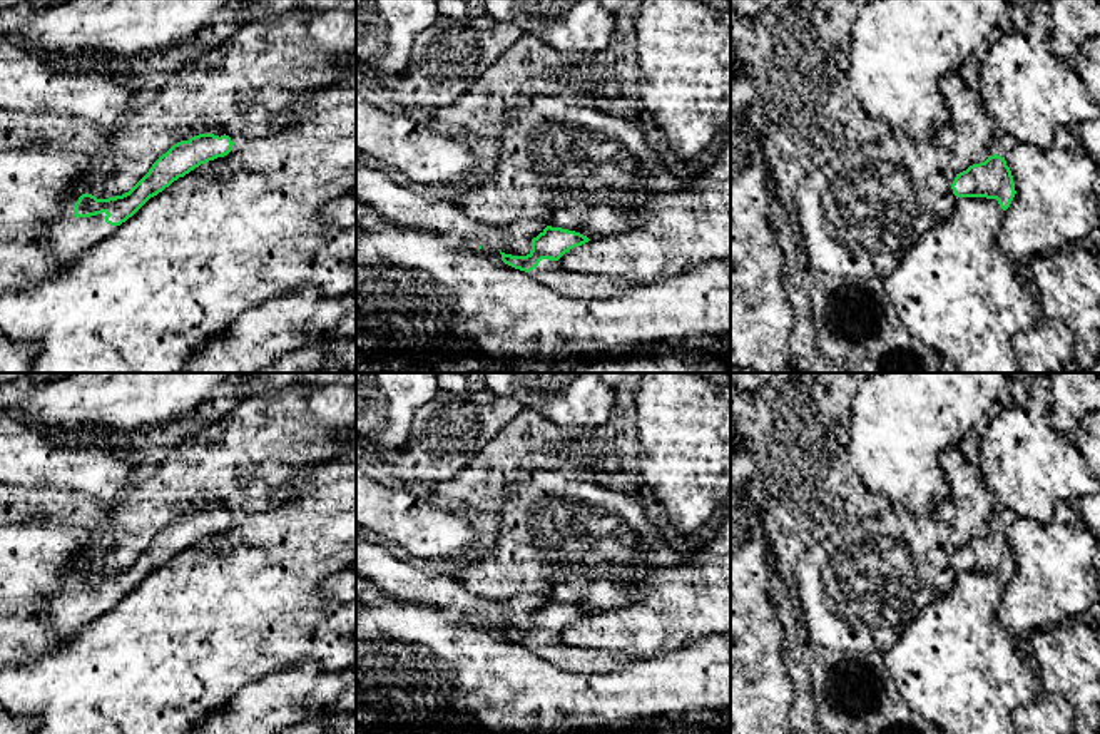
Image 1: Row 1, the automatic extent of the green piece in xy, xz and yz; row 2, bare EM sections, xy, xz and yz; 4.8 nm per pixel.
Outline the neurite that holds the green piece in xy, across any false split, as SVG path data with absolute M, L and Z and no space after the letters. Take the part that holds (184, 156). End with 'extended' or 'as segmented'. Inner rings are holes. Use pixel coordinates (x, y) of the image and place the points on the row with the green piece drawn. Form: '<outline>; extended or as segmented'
M214 120L196 124L194 134L189 140L181 140L162 154L149 172L122 196L97 199L92 194L74 192L42 246L59 259L77 259L95 242L112 236L150 197L201 164L227 155L234 145Z; extended

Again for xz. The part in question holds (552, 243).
M547 226L532 239L527 256L502 254L502 261L515 269L528 273L540 284L550 286L567 296L580 299L602 299L620 294L634 286L624 279L603 274L572 273L562 266L562 256L570 249L588 242L580 232Z; extended

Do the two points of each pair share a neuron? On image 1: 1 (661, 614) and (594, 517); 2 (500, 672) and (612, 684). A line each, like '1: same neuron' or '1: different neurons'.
1: different neurons
2: same neuron

